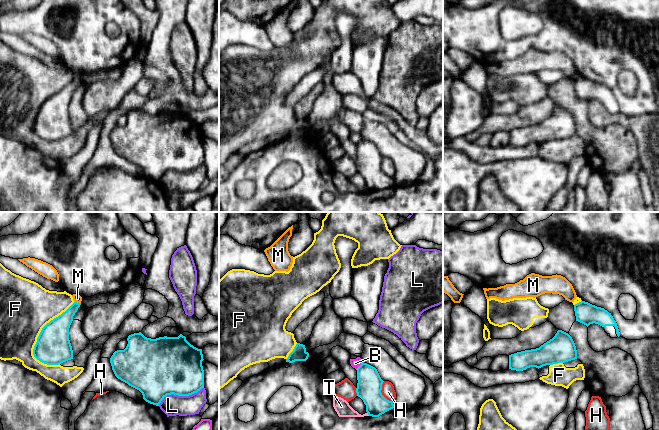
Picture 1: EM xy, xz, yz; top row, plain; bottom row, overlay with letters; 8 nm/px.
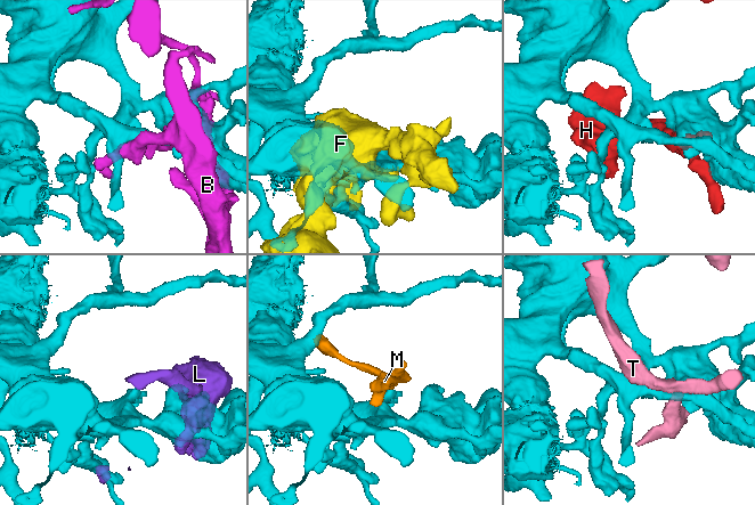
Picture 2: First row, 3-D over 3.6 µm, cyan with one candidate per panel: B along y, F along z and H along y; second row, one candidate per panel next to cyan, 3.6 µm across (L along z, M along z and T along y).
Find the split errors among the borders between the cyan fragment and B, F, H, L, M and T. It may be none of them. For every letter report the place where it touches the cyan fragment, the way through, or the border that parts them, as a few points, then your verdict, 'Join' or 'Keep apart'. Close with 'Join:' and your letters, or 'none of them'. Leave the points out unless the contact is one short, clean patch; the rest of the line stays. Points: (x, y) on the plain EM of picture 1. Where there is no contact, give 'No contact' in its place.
B: Touches cyan at xz (359, 142). Keep apart
F: Touches cyan at xy (42, 105). Keep apart
H: Touches cyan at xz (381, 169). Keep apart
L: Touches cyan at xy (180, 171). Keep apart
M: Touches cyan at xy (76, 78). Boundary: xy (74, 77), (80, 79). Keep apart
T: Touches cyan at xz (368, 190). Keep apart
Join: none of them

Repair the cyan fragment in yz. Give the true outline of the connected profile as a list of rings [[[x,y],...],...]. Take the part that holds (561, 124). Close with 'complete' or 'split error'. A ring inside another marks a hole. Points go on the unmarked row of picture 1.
[[[558,106],[555,112],[539,124],[509,131],[509,145],[523,147],[530,143],[565,139],[577,135],[577,126],[572,113]]] | complete

